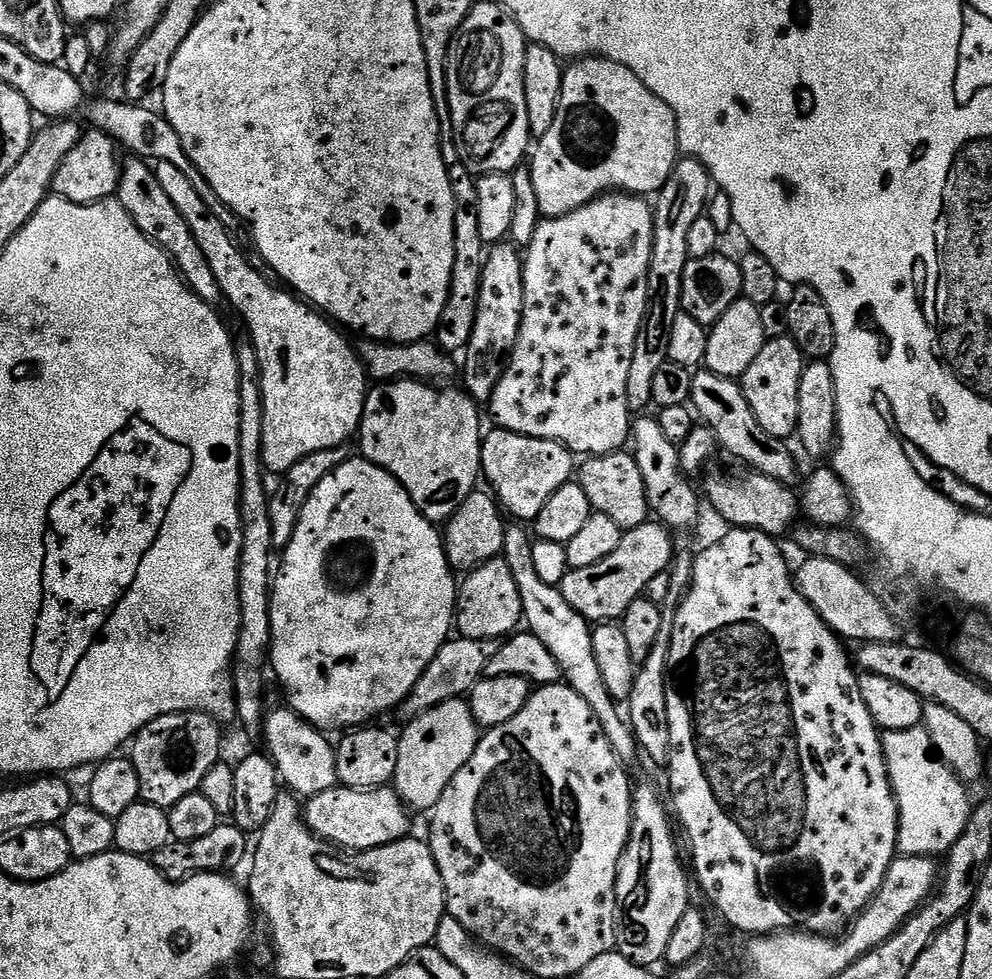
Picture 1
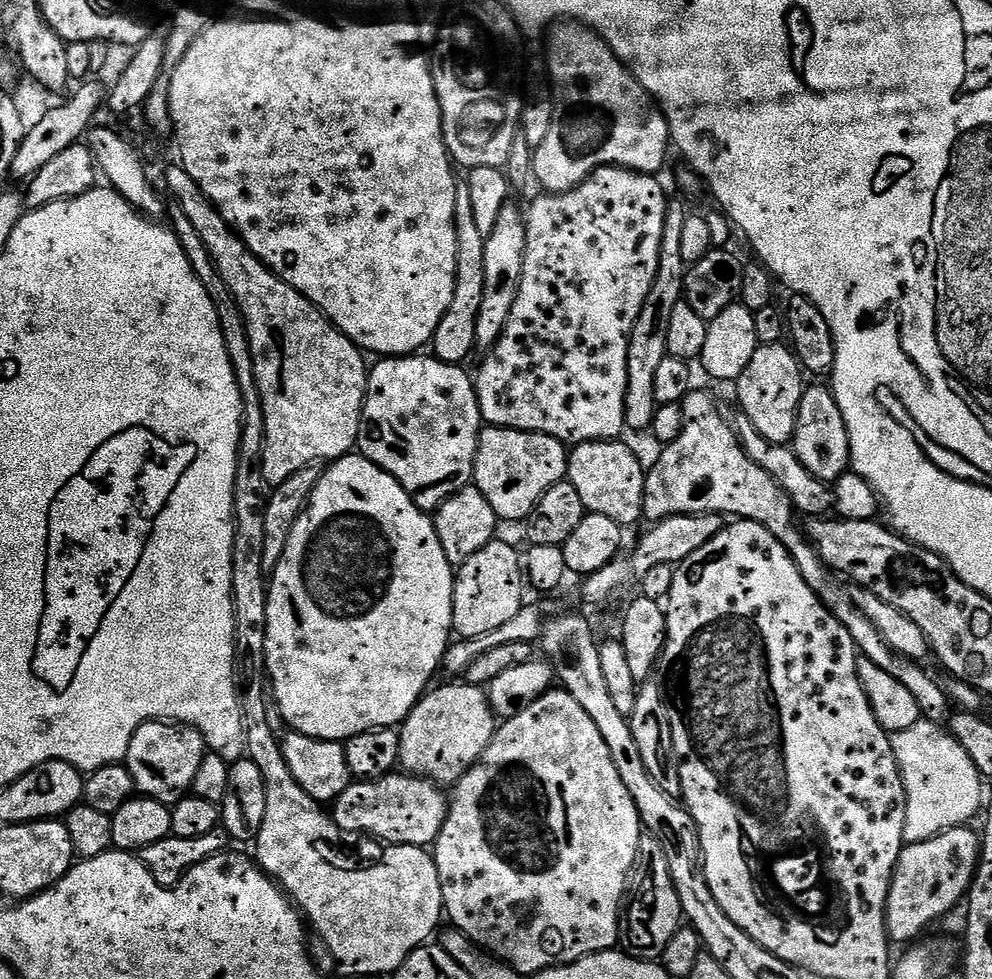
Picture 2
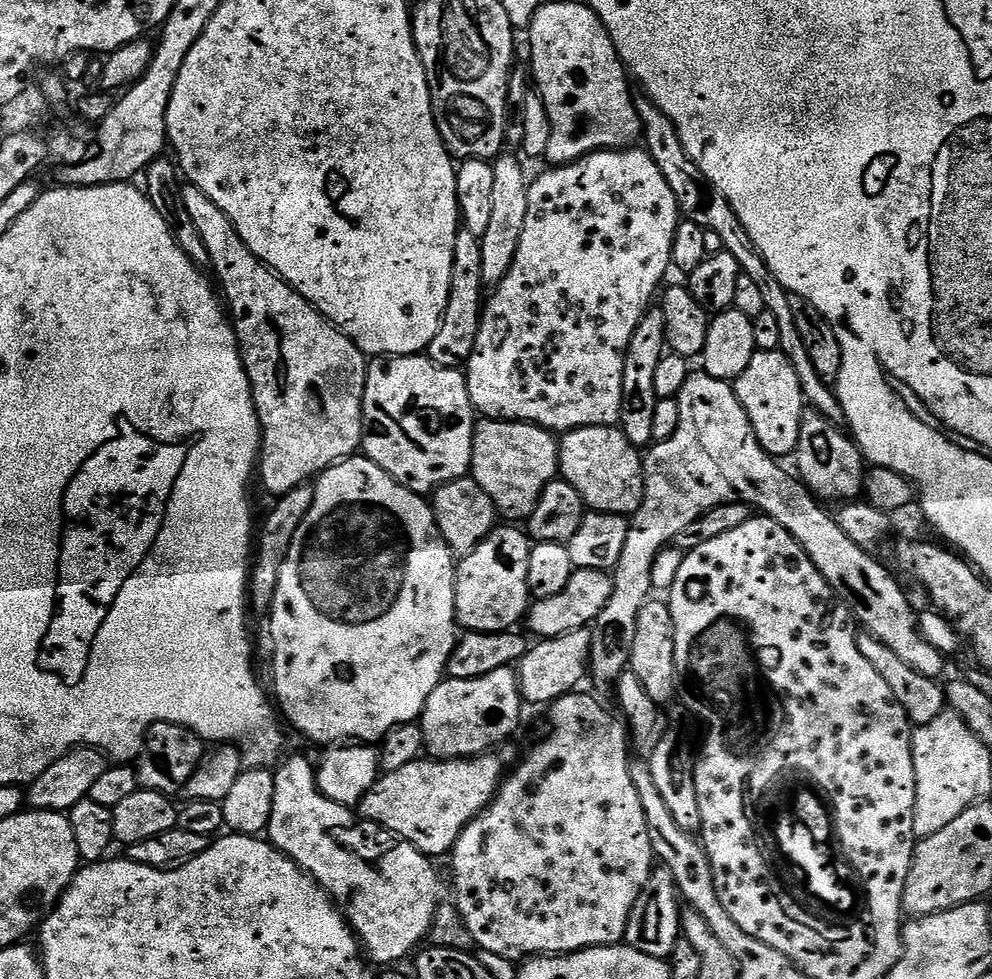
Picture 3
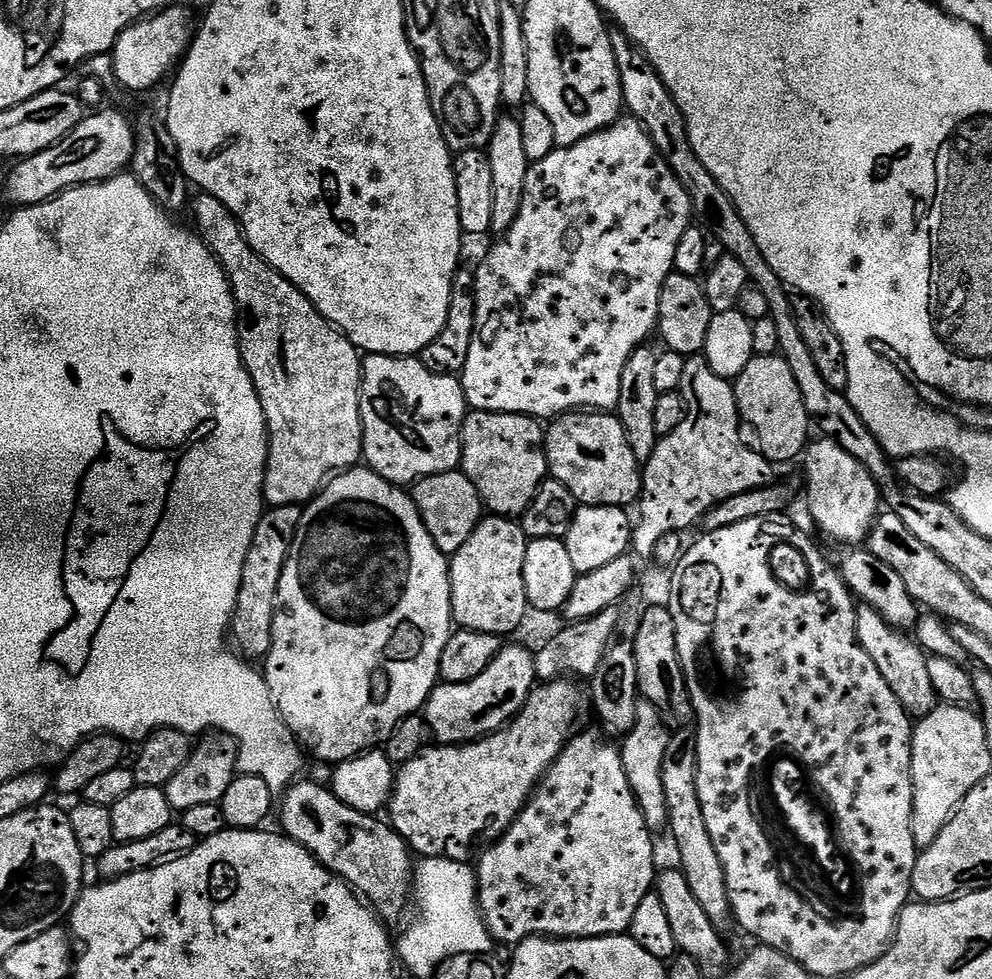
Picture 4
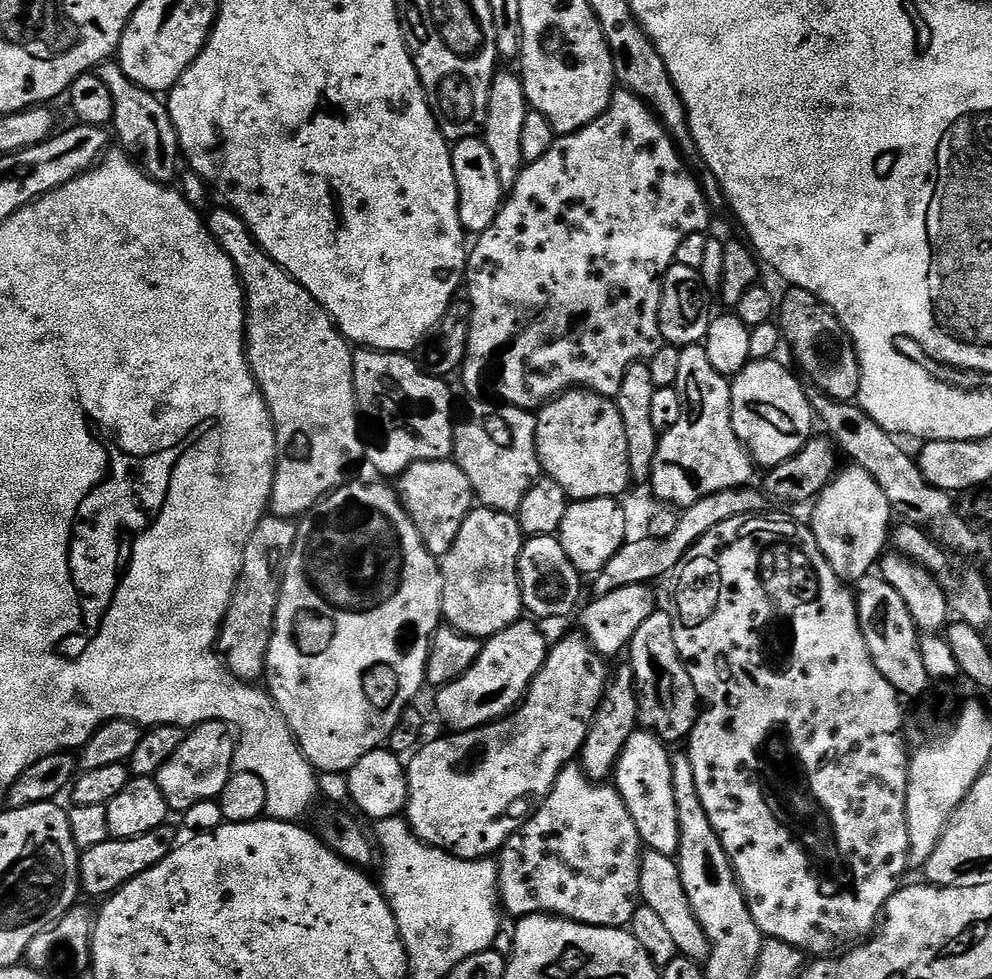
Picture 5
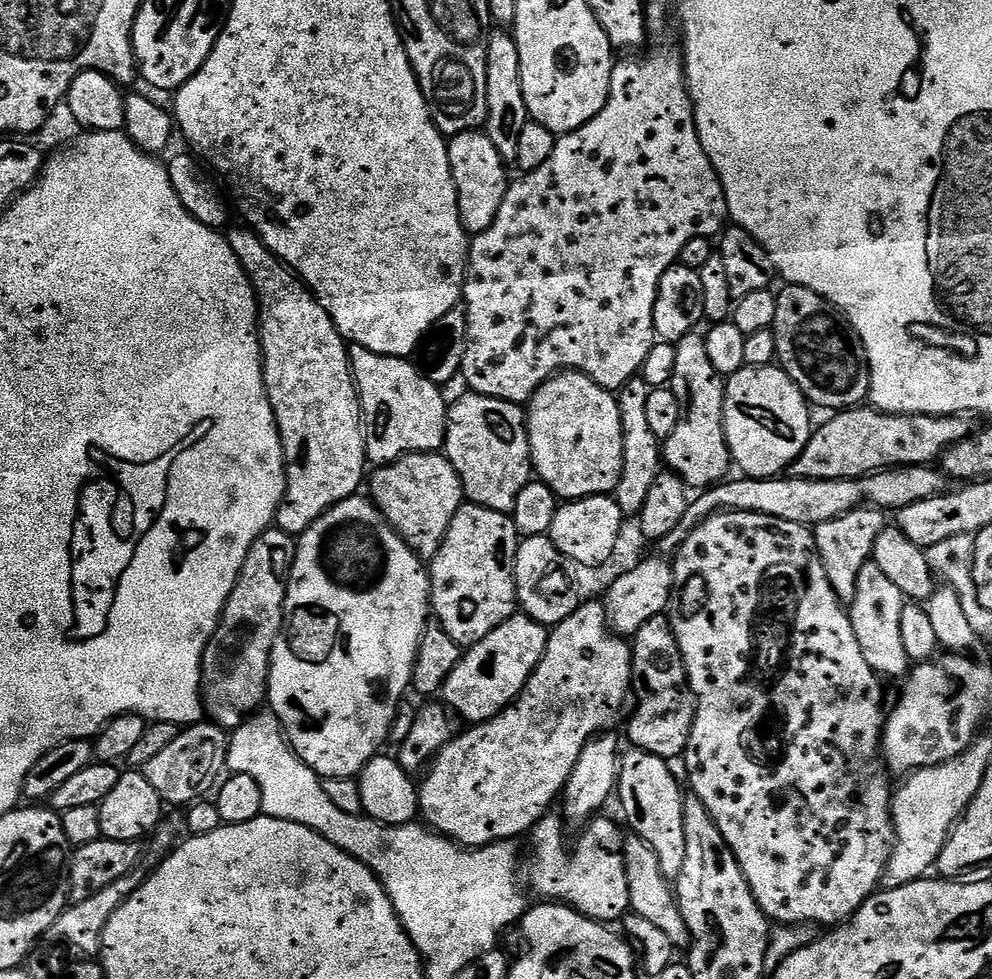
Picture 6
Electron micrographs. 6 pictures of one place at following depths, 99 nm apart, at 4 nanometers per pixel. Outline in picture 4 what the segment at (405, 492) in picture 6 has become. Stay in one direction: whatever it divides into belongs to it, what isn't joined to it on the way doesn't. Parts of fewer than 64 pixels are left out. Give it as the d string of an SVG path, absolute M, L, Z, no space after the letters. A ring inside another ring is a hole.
M462 470L434 474L427 476L425 480L418 480L410 495L416 501L416 509L420 511L426 530L430 530L430 538L434 538L438 550L442 550L442 554L449 558L462 550L462 546L466 546L466 538L474 534L486 512L484 501L481 500L474 482L470 482L470 478Z

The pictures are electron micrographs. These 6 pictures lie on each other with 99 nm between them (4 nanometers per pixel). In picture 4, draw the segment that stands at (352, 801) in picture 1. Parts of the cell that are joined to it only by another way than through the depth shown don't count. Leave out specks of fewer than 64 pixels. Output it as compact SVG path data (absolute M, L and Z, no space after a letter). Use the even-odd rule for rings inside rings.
M561 678L541 683L528 695L524 709L497 732L491 732L468 744L429 746L405 764L399 765L386 812L387 815L392 815L391 827L408 843L413 853L421 857L437 856L447 860L467 861L468 851L479 836L495 837L512 825L516 815L527 804L529 796L535 792L536 785L543 780L552 763L572 739L572 727L575 726L584 704L586 708L585 689L583 692L578 685L571 683L576 682Z

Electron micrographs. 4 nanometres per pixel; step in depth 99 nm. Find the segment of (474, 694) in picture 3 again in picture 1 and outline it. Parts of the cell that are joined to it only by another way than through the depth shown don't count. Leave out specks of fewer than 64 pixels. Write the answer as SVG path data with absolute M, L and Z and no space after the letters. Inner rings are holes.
M463 699L448 700L413 716L399 733L398 770L394 787L409 809L427 813L450 786L454 774L470 762L476 749L478 725L472 709Z

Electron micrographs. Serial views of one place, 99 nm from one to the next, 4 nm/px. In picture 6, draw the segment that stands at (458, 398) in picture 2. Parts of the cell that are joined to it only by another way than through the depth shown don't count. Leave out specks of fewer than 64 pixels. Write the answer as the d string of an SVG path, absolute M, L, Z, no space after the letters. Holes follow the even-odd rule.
M357 344L349 347L348 362L360 396L364 451L373 465L390 464L412 452L439 453L443 449L449 405L446 400L444 404L441 385L422 378L407 359L374 354Z

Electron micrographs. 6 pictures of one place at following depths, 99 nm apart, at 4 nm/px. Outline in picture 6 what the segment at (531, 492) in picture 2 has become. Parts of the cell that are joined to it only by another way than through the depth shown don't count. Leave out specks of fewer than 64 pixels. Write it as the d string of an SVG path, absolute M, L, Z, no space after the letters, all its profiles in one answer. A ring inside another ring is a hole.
M467 395L451 401L443 455L454 466L471 503L511 514L522 486L534 476L525 409L498 398Z

